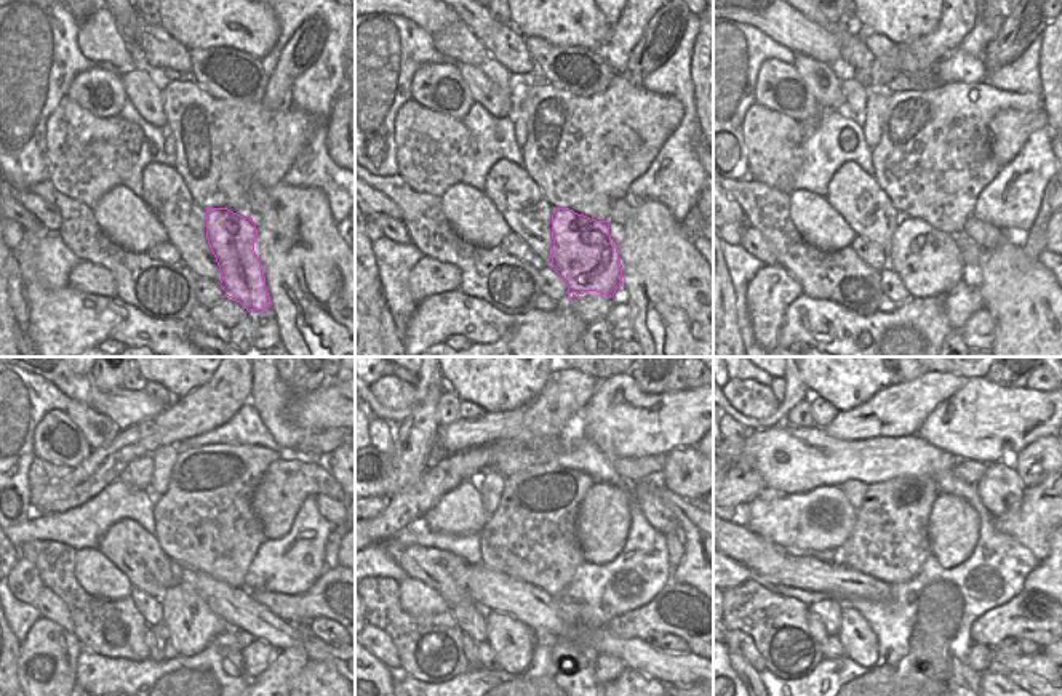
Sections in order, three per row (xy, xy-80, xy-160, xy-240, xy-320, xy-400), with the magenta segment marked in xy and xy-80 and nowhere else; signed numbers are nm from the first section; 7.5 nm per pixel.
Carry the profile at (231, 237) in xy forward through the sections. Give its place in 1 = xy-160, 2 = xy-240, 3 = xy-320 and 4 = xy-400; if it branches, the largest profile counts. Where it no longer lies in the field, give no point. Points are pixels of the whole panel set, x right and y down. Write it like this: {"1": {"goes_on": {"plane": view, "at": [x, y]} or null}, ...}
{"1": {"goes_on": {"plane": "xy-160", "at": [928, 261]}}, "2": {"goes_on": {"plane": "xy-240", "at": [192, 623]}}, "3": {"goes_on": {"plane": "xy-320", "at": [512, 640]}}, "4": {"goes_on": {"plane": "xy-400", "at": [861, 644]}}}

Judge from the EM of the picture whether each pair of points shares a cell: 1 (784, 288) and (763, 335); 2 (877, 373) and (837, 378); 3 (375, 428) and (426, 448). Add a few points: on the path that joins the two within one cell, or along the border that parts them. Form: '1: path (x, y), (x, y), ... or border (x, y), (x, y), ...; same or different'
1: path (773, 300), (766, 306), (765, 324); same
2: path (867, 373), (846, 373); same
3: path (386, 440), (395, 450), (413, 448); same

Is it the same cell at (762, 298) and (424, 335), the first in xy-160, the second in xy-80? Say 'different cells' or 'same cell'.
different cells

